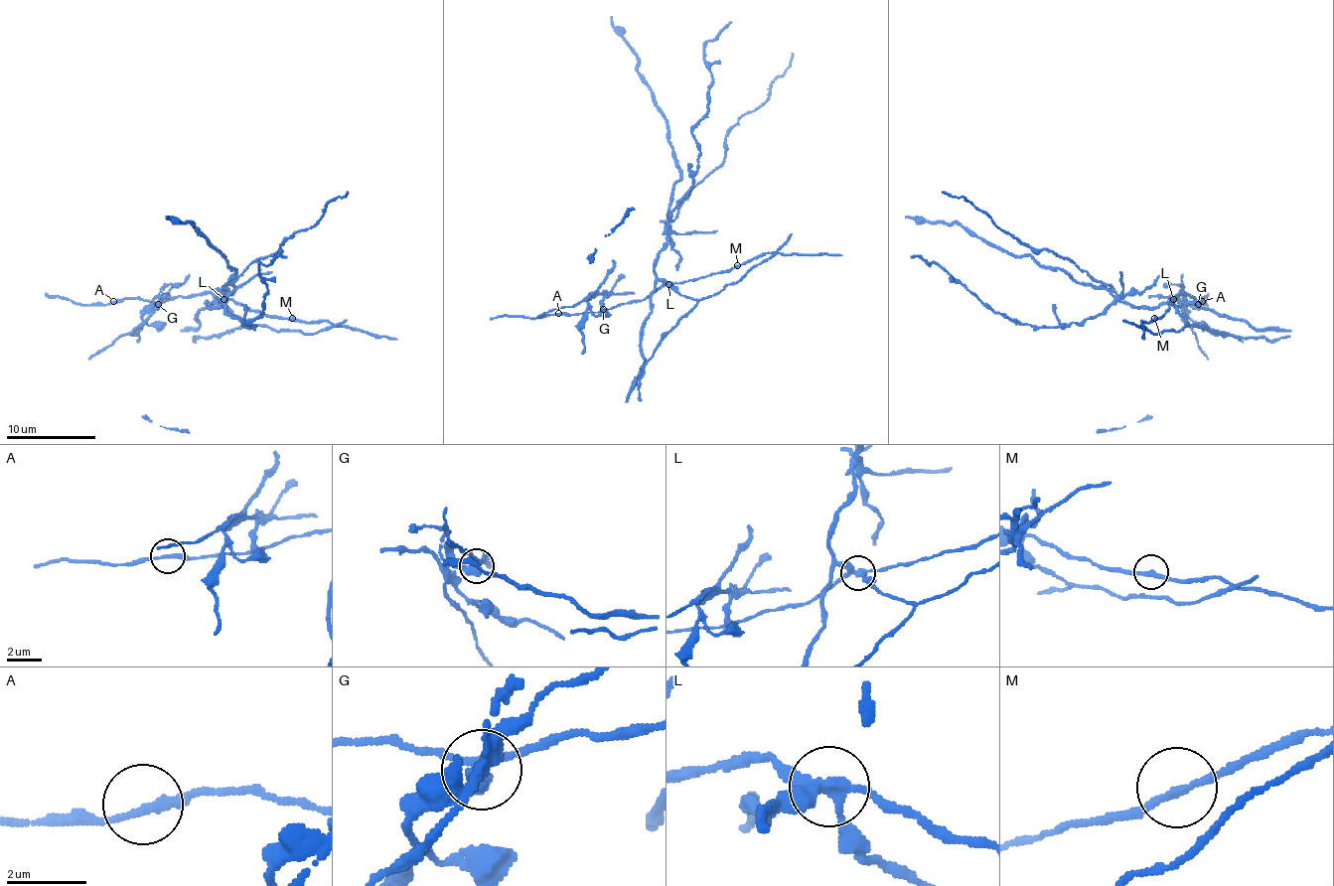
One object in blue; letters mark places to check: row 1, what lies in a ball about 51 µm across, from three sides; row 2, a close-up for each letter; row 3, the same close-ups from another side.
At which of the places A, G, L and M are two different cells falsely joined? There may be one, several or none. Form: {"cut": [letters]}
{"cut": ["G", "L"]}

